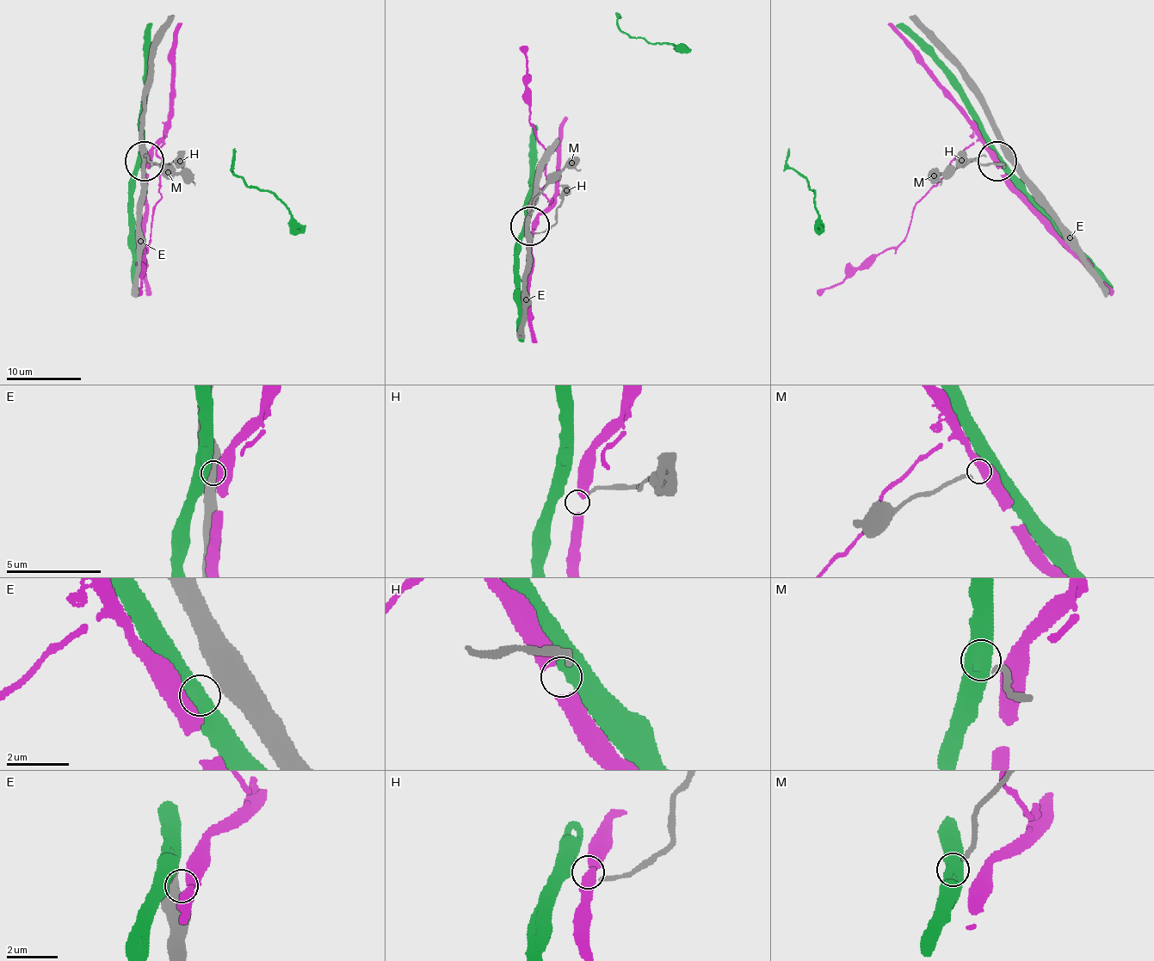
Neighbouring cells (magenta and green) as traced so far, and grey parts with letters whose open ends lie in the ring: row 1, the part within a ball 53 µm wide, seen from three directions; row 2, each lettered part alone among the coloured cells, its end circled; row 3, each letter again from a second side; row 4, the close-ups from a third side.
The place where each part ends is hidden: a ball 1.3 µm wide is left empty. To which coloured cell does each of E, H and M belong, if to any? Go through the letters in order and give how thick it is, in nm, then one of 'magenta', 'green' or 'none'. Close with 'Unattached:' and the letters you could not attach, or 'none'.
E: calibre 700 nm; none
H: calibre 150 nm; none
M: calibre 170 nm; green
Unattached: E, H

